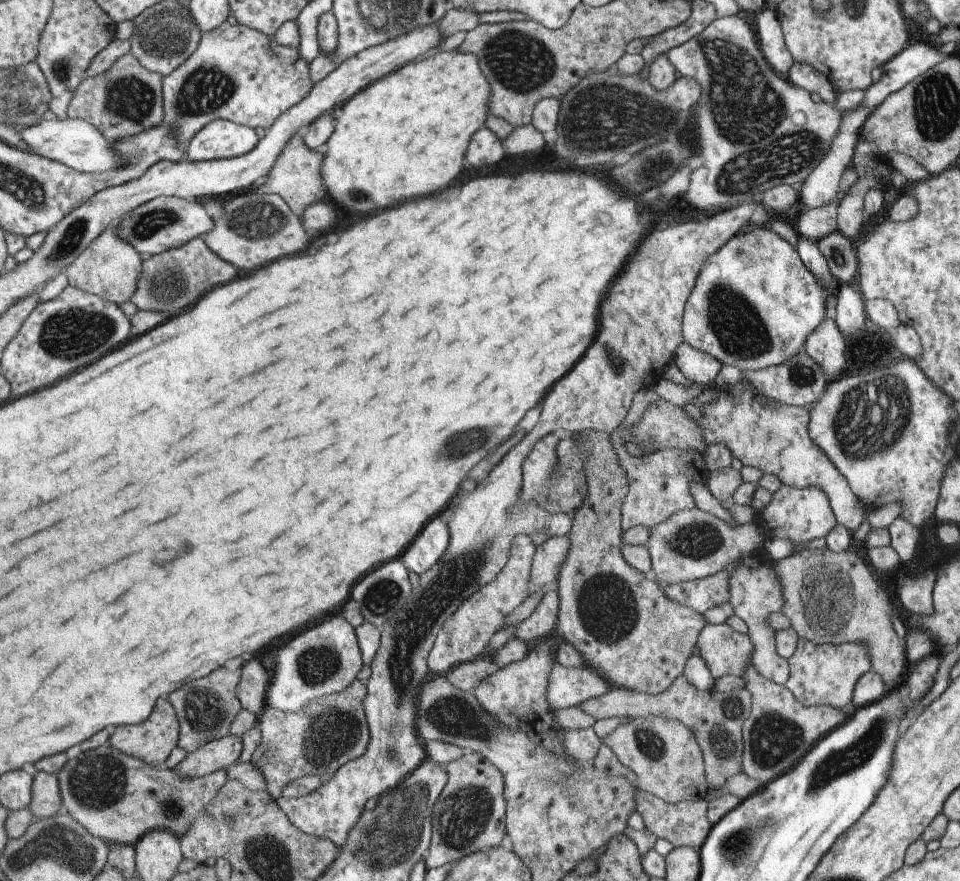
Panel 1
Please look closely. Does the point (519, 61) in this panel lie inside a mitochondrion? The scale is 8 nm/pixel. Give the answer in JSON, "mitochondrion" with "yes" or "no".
{"mitochondrion":"yes"}

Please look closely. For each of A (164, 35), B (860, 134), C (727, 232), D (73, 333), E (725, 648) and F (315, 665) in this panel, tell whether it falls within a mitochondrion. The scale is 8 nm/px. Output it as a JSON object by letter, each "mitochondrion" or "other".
{"A":"mitochondrion","B":"other","C":"other","D":"mitochondrion","E":"other","F":"mitochondrion"}

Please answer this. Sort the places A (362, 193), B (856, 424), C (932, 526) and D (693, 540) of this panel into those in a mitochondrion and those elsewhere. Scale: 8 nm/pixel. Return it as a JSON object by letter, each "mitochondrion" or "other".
{"A":"mitochondrion","B":"mitochondrion","C":"other","D":"mitochondrion"}

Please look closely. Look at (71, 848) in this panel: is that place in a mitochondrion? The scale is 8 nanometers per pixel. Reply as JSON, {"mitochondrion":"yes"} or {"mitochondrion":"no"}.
{"mitochondrion":"yes"}

